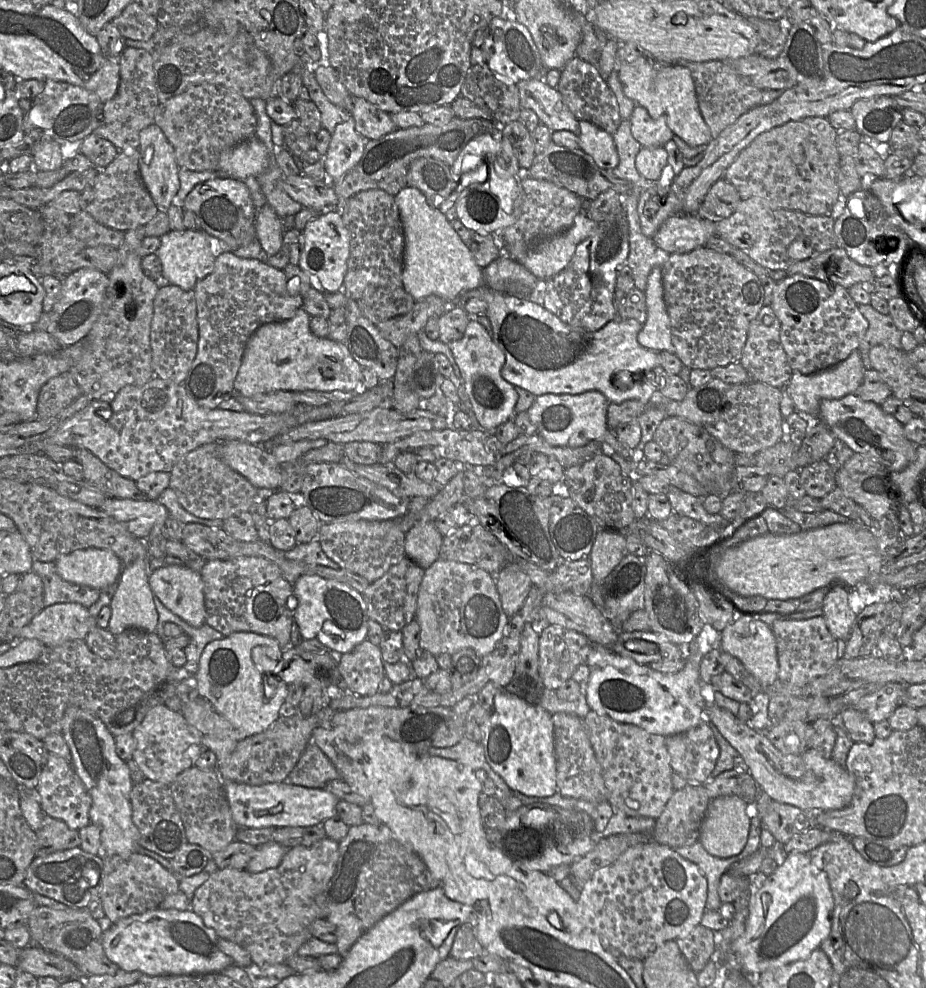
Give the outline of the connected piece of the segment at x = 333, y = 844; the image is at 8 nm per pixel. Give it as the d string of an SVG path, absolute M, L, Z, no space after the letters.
M326 837L313 844L312 846L294 846L288 848L278 867L271 868L263 872L252 873L246 869L234 868L218 869L215 873L211 874L208 880L196 890L193 898L190 901L189 909L197 913L203 919L205 925L214 929L219 937L235 942L236 944L247 950L252 958L252 964L284 964L290 957L297 954L299 948L305 942L313 937L310 932L310 925L312 924L312 922L316 919L324 918L321 916L321 909L316 902L316 897L325 890L330 880L334 876L338 858L338 843L333 839Z

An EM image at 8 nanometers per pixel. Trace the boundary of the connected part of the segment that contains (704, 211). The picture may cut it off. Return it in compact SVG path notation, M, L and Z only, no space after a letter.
M720 179L710 187L697 215L712 221L728 218L735 212L740 200L735 187L725 179Z

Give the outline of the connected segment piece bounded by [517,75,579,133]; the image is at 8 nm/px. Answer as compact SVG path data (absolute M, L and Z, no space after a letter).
M540 75L517 85L521 107L534 111L542 124L552 131L578 132L579 119L568 109L556 87L545 83Z

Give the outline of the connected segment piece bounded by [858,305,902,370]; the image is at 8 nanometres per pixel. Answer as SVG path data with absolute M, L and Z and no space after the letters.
M858 305L859 311L868 321L867 332L859 345L865 370L872 370L869 361L870 350L877 345L901 349L902 332L895 326L892 318L883 315L870 305Z

